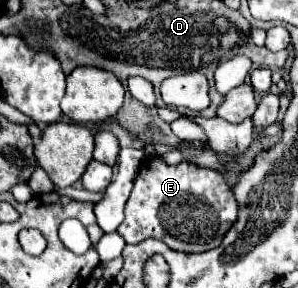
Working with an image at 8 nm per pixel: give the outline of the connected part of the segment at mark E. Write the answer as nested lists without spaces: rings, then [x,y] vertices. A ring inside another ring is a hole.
[[[146,156],[124,206],[124,222],[118,226],[118,234],[126,244],[156,238],[178,252],[202,253],[220,246],[236,220],[238,202],[220,172],[188,162],[168,166],[160,156]]]

